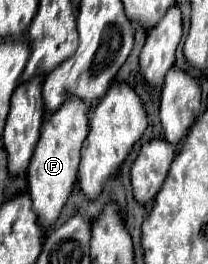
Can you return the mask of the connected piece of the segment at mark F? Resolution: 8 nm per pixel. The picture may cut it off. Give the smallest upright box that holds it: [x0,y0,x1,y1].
[28,94,90,228]

